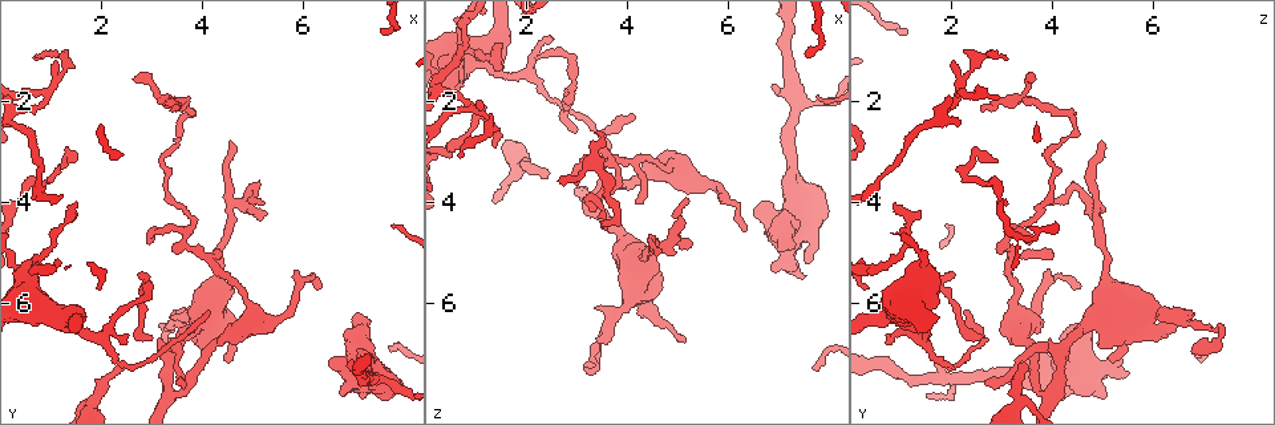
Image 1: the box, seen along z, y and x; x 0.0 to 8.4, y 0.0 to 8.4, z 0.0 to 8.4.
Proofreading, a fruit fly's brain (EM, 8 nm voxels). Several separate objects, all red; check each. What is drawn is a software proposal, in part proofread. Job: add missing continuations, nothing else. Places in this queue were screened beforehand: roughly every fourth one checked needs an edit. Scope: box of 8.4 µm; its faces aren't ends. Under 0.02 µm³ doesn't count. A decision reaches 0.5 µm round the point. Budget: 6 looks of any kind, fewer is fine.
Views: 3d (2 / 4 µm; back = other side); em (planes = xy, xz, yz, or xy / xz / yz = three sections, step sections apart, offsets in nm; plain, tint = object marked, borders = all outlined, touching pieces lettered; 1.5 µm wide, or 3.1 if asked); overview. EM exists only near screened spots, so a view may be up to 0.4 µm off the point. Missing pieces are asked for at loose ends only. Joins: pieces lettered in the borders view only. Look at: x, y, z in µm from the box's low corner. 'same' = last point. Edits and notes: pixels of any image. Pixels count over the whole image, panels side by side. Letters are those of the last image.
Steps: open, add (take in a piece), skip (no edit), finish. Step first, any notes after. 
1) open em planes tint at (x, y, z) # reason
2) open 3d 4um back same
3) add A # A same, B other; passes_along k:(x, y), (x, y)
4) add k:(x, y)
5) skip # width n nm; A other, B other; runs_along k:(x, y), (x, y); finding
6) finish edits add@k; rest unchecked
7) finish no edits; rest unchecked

open em yz step 8 borders at (3.40, 2.15, 2.65) # branch stops here

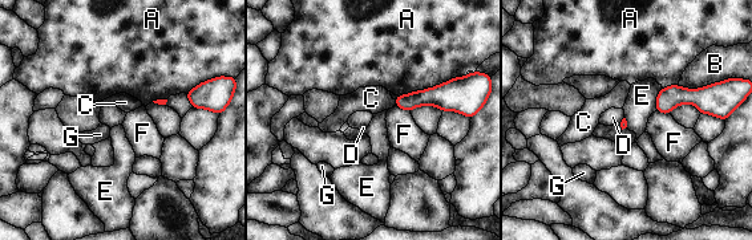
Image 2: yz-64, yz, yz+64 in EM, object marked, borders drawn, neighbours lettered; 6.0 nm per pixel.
skip # A other, B other, C other, D other, E other, F other, G other; border 2:(662, 88), (655, 100), (655, 110); none of them fits

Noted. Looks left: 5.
open em planes plain at (4.55, 2.85, 5.05) # an open end

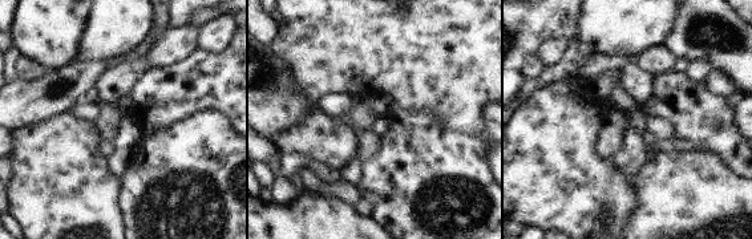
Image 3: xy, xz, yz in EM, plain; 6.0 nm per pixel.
open em planes borders same

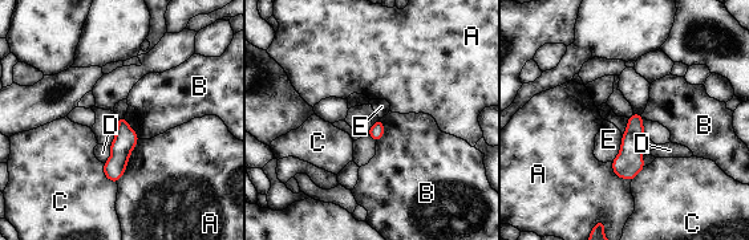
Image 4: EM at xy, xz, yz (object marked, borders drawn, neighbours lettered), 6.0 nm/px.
skip # width 90 nm; A other, B other, C other, D other, E other; none of them fits

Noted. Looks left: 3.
open 3d 2um at (5.20, 3.95, 3.95) # free end

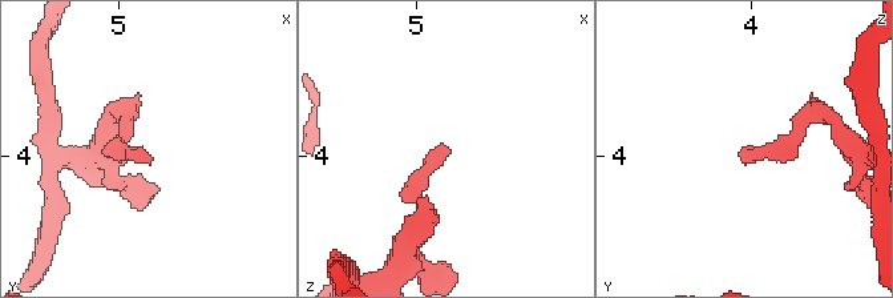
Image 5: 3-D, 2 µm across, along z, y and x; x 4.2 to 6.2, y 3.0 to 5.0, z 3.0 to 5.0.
open em planes borders at (5.16, 3.98, 3.90) # need the tissue

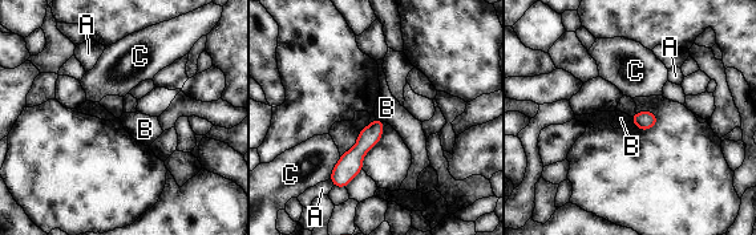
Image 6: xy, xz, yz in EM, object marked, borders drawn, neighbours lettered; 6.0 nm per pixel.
skip # A other, B other, C other; none of them fits

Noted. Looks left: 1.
finish no edits; rest unchecked

